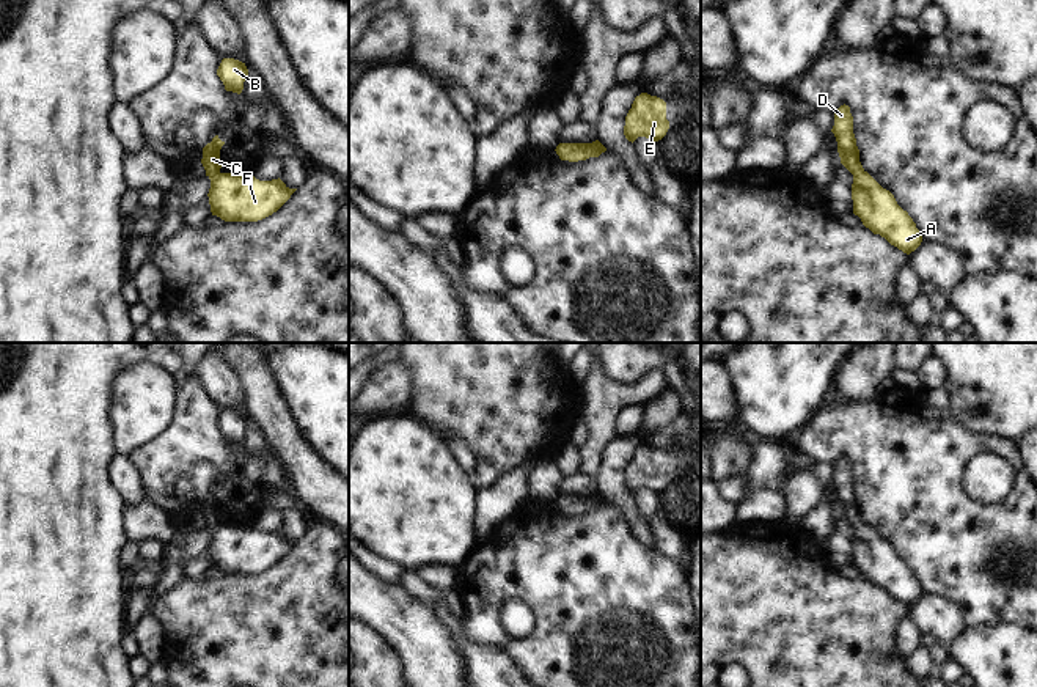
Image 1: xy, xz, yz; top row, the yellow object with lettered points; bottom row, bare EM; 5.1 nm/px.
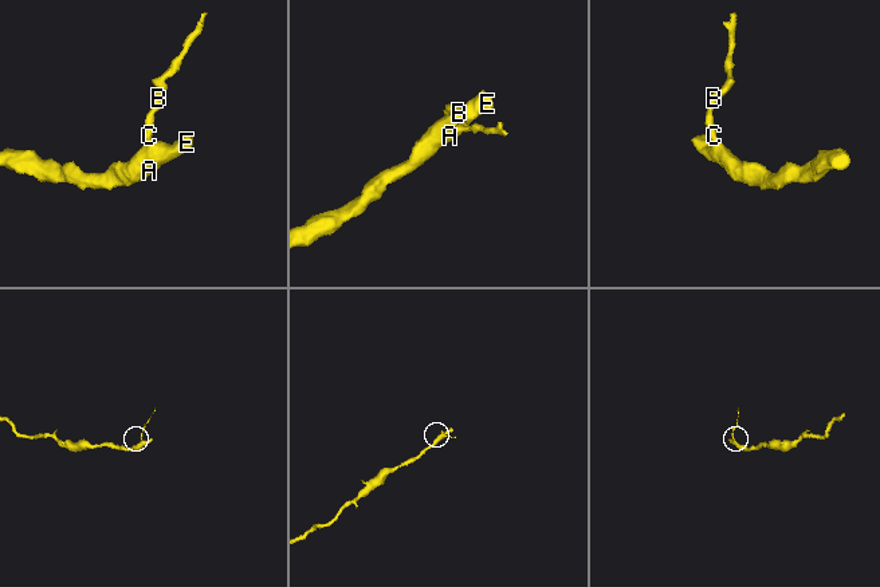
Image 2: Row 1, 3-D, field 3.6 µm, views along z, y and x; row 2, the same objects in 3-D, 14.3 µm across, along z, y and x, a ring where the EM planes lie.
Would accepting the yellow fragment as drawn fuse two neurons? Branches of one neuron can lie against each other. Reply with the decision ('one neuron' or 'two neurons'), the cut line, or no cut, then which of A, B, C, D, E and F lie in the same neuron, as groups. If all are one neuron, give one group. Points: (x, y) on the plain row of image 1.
one neuron | no cut | A B C D E F

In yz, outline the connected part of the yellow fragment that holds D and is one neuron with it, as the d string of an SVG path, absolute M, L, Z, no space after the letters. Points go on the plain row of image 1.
M844 456L834 464L831 484L837 494L841 516L853 527L853 566L874 586L880 586L903 605L914 604L921 597L922 588L908 564L897 557L894 547L863 520L848 457Z

